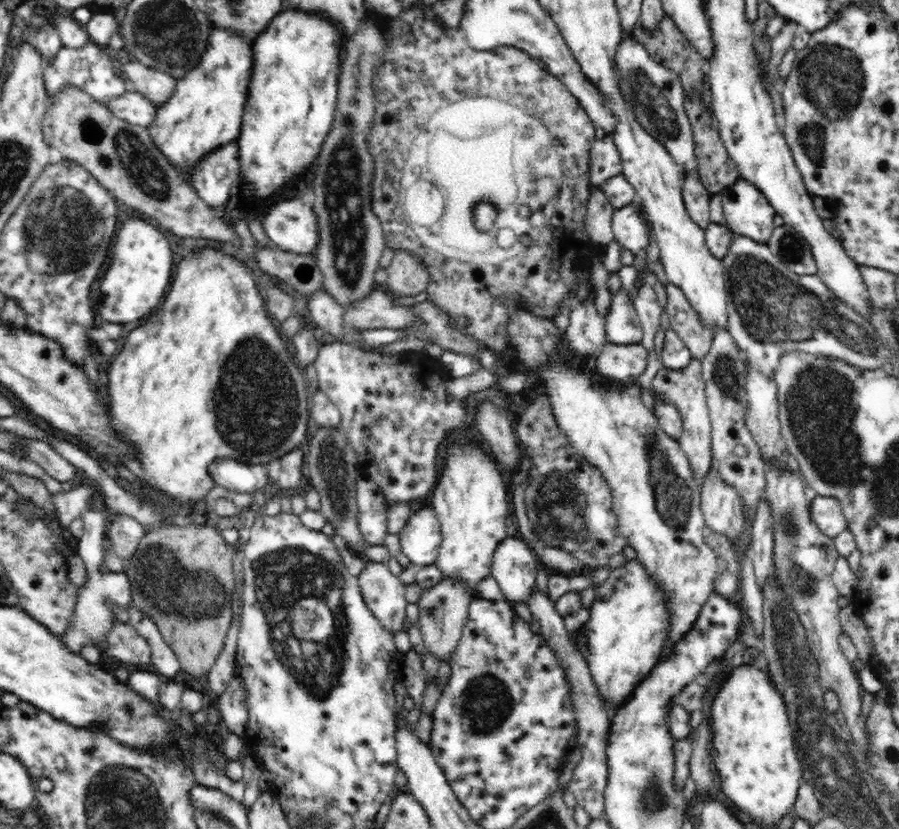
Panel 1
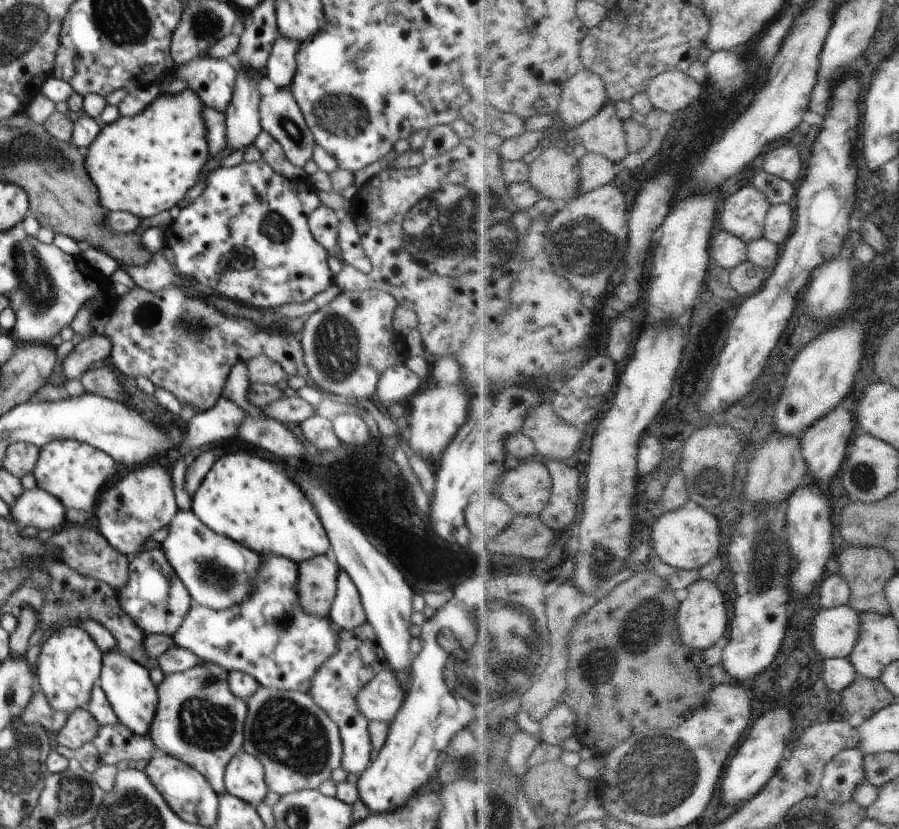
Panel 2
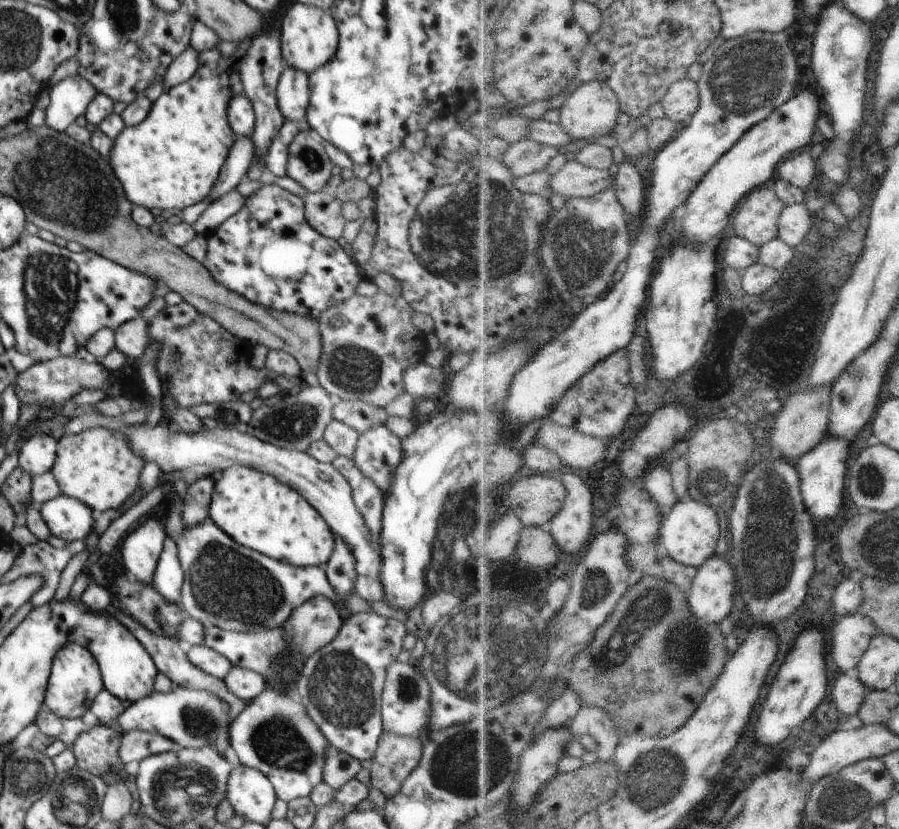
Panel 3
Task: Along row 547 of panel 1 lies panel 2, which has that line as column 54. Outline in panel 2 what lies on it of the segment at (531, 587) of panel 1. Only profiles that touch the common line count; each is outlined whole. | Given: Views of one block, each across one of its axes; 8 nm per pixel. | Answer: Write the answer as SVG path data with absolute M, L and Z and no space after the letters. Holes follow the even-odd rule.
M41 488L24 492L9 506L13 522L21 527L34 526L39 530L59 530L67 524L64 504Z

